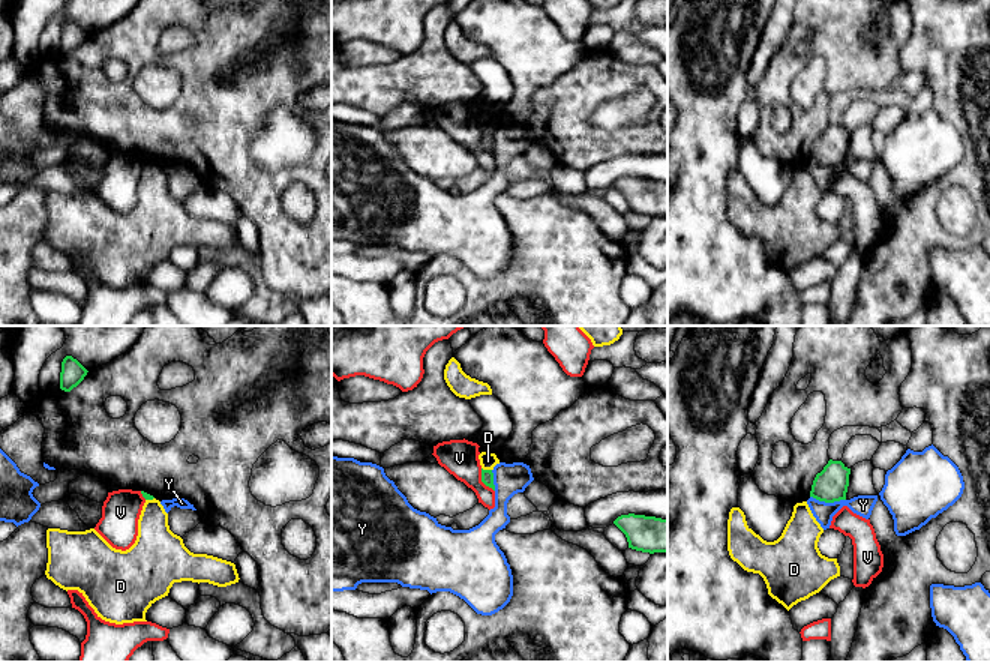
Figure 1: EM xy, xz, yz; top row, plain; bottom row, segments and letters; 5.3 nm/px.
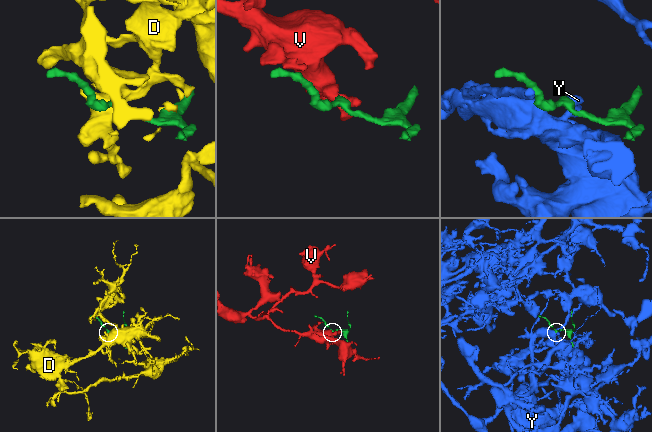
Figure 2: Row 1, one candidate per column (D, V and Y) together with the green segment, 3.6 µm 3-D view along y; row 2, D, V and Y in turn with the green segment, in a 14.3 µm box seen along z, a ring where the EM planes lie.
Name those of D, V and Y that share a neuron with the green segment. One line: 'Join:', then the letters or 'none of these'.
Join: none of these

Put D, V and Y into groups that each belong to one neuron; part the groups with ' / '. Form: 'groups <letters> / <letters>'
groups D / V / Y

